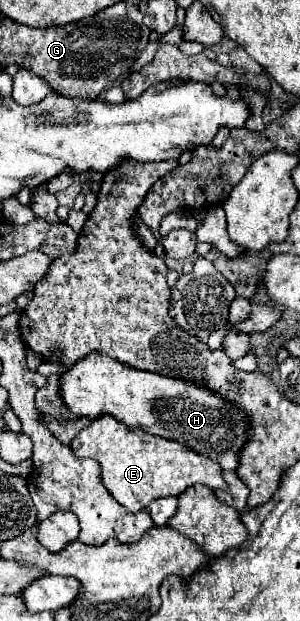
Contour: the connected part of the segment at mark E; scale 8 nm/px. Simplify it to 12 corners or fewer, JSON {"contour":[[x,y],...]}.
{"contour":[[109,415],[73,439],[129,513],[197,483],[227,489],[213,459]]}

